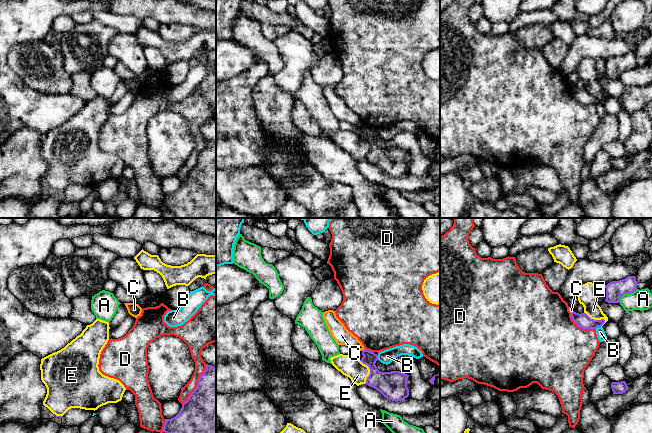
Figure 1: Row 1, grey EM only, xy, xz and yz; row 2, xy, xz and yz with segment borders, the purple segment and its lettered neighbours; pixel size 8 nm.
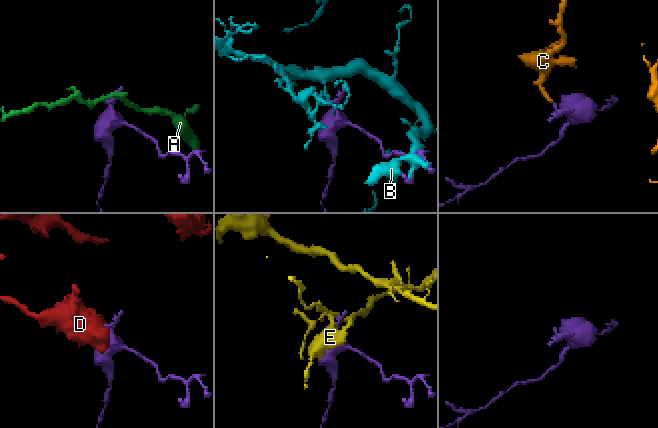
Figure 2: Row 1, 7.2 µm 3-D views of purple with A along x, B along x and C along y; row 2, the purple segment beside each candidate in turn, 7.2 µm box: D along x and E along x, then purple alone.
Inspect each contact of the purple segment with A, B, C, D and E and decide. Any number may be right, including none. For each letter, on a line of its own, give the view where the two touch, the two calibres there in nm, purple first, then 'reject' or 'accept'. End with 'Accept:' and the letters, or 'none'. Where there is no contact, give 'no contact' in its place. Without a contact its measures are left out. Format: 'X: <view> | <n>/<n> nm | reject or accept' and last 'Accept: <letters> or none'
A: yz | 140/160 nm | reject
B: yz | 120/70 nm | reject
C: xz | 120/140 nm | reject
D: xy | 440/100 nm | reject
E: yz | 120/150 nm | reject
Accept: none

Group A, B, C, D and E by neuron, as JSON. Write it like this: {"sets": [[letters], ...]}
{"sets": [["A"], ["B"], ["C"], ["D"], ["E"]]}

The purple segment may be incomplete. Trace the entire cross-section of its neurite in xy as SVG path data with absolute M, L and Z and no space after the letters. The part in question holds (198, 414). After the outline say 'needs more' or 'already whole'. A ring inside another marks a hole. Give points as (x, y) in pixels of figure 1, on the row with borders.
M207 364L206 370L198 380L196 389L182 404L179 413L171 419L165 419L163 432L216 433L216 367Z | already whole

